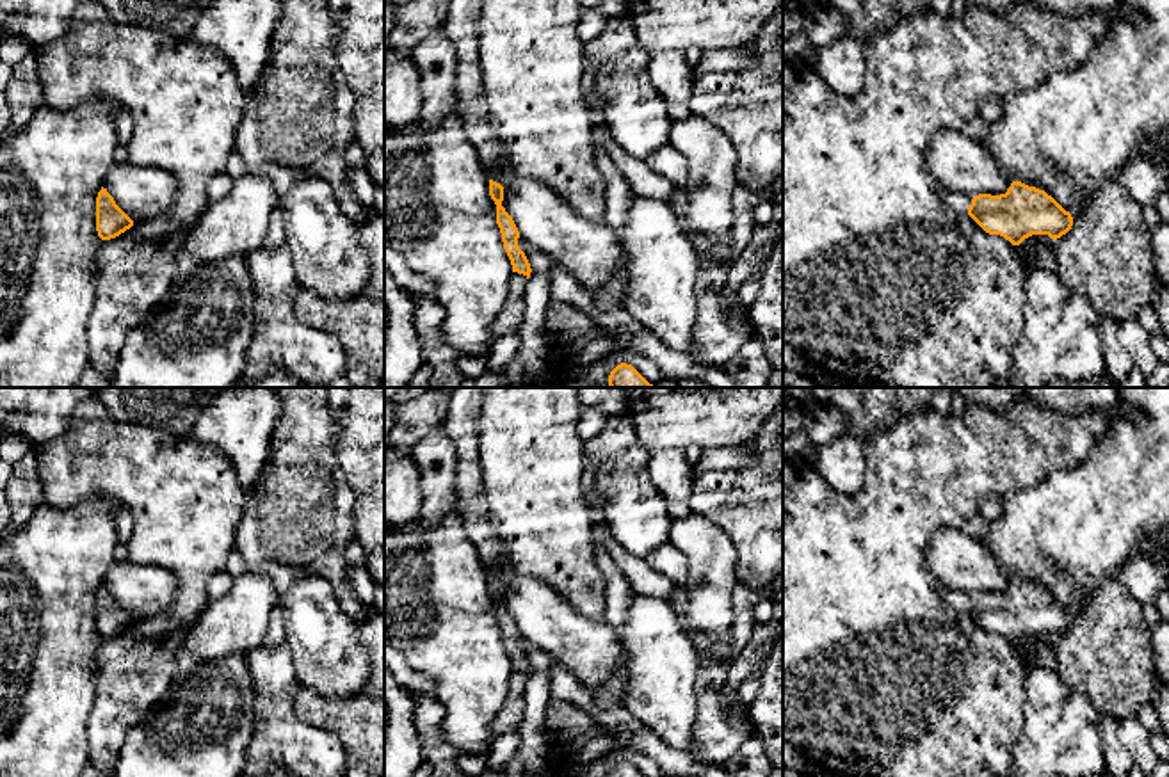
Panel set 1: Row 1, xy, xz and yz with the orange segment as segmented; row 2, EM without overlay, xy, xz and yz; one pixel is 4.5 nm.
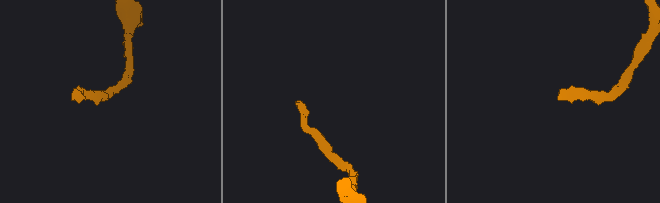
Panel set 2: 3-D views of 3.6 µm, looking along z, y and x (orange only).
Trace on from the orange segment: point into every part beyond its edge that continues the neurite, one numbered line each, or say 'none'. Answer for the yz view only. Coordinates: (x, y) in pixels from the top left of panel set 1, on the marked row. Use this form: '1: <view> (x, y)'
1: yz (956, 201)

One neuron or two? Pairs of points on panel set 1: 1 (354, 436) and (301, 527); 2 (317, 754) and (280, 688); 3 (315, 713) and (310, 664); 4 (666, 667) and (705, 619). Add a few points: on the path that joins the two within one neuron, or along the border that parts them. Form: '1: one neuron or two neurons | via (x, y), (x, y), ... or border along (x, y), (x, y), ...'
1: two neurons | border along (335, 422), (337, 463), (354, 502)
2: one neuron | via (301, 738), (280, 717), (280, 704)
3: two neurons | border along (299, 683), (328, 697), (354, 696)
4: two neurons | border along (680, 619), (685, 628)

